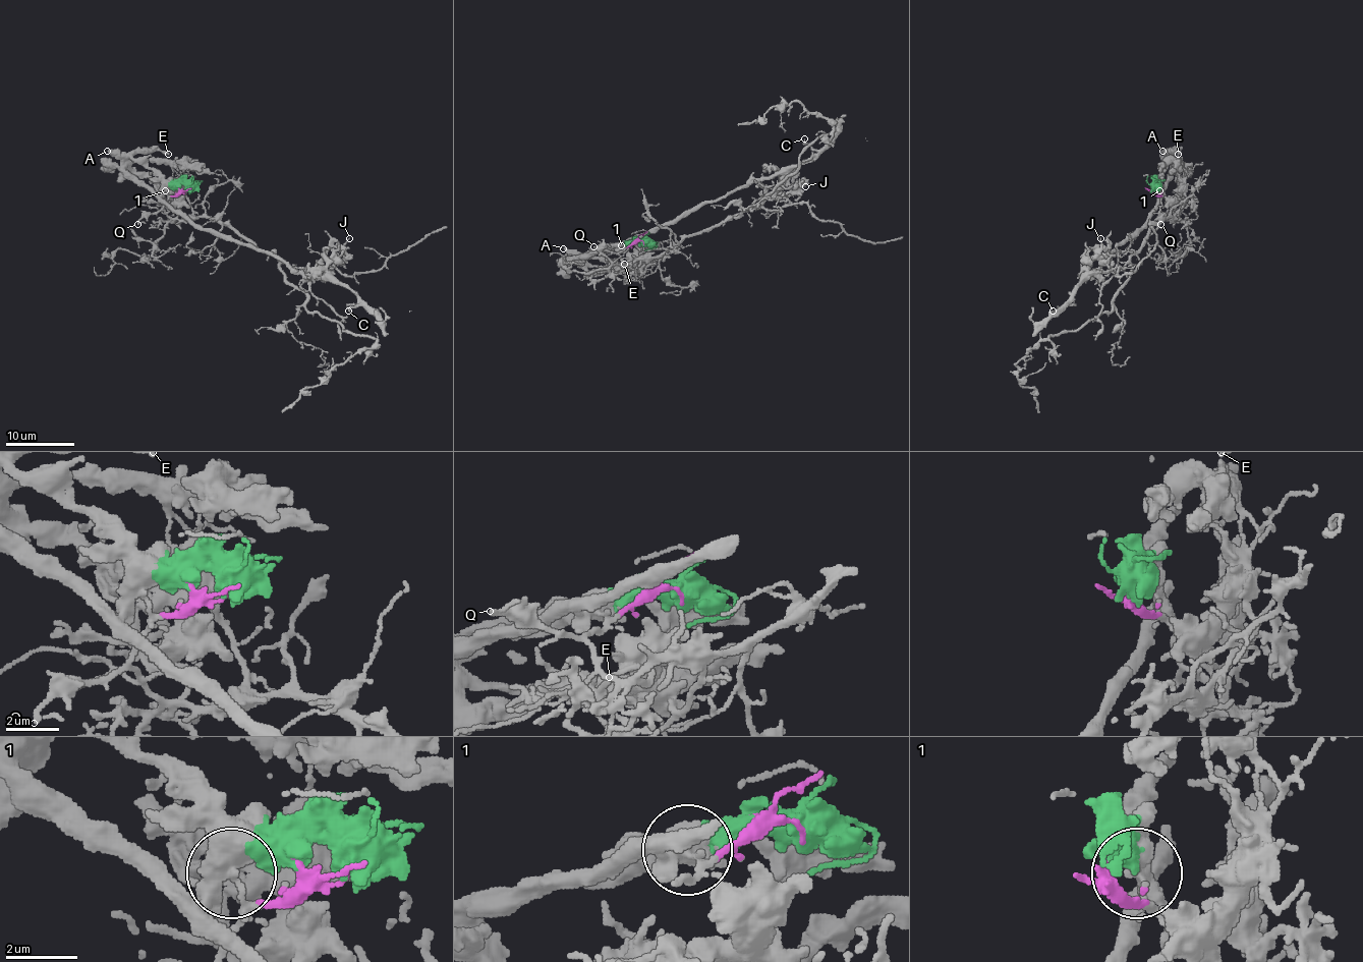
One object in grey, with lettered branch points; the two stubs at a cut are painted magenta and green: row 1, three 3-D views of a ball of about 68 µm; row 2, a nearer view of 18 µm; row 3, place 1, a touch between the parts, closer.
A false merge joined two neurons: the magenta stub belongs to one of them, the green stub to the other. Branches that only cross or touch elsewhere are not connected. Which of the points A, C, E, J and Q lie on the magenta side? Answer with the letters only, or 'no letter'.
Q

